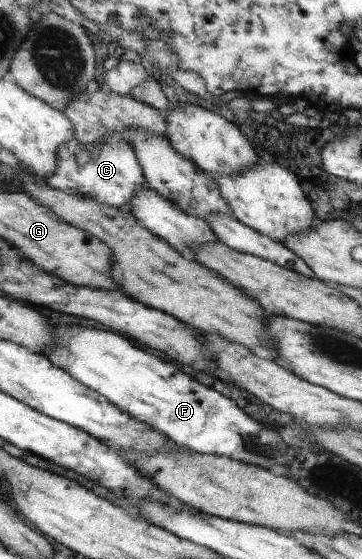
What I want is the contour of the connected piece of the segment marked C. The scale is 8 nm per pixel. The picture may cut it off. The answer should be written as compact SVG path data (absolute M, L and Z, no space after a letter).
M112 132L101 143L91 146L80 144L76 138L62 143L57 150L55 171L44 180L53 189L92 197L125 212L129 212L130 200L136 194L136 189L146 187L136 155L122 132Z

